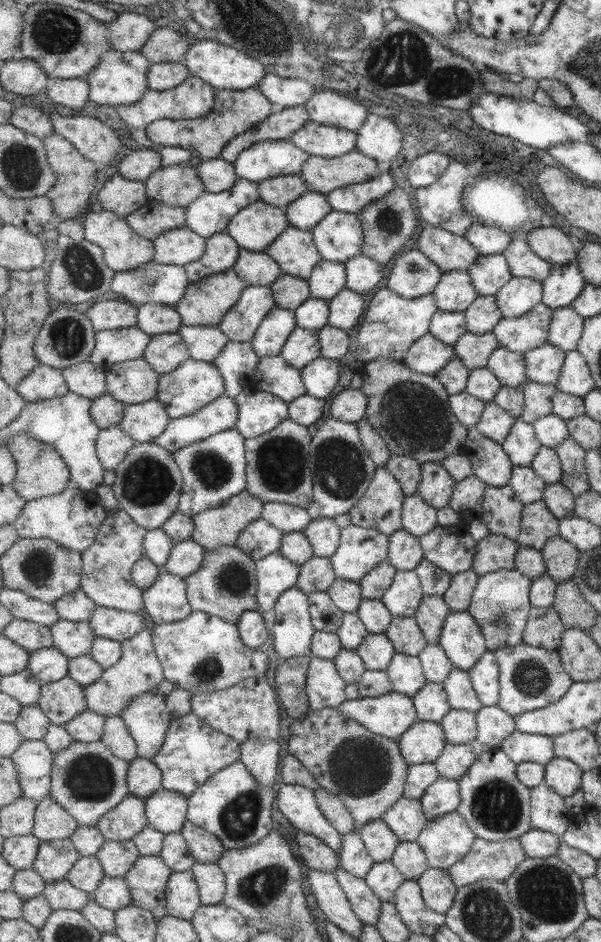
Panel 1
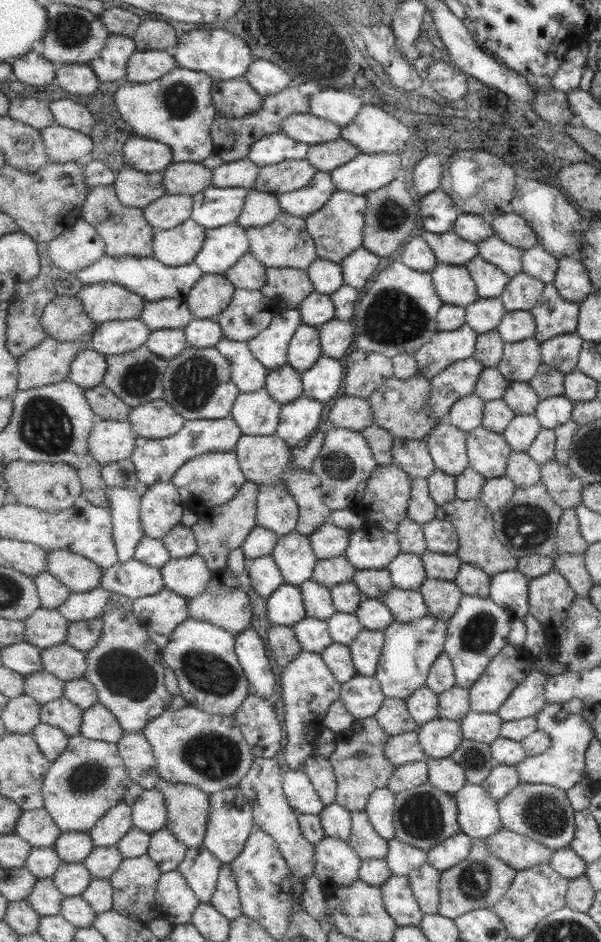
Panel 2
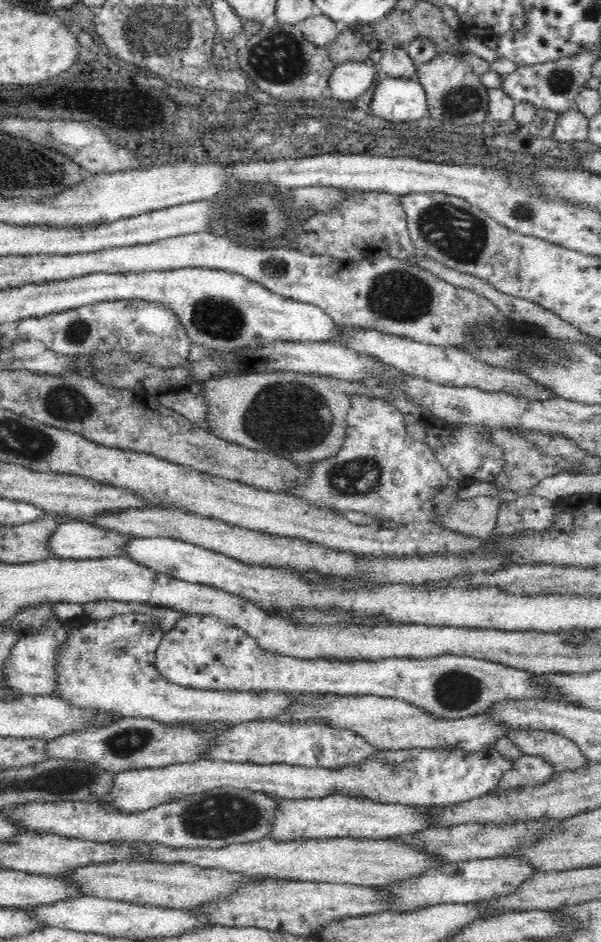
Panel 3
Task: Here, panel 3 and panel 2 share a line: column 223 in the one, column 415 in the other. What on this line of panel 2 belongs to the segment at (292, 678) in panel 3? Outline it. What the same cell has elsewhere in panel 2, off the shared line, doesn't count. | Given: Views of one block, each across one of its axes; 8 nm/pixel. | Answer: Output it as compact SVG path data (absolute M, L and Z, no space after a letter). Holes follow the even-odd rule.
M435 615L402 623L397 620L384 630L385 644L381 653L376 678L387 698L407 700L416 690L427 684L433 663L443 654L448 636L448 621Z

